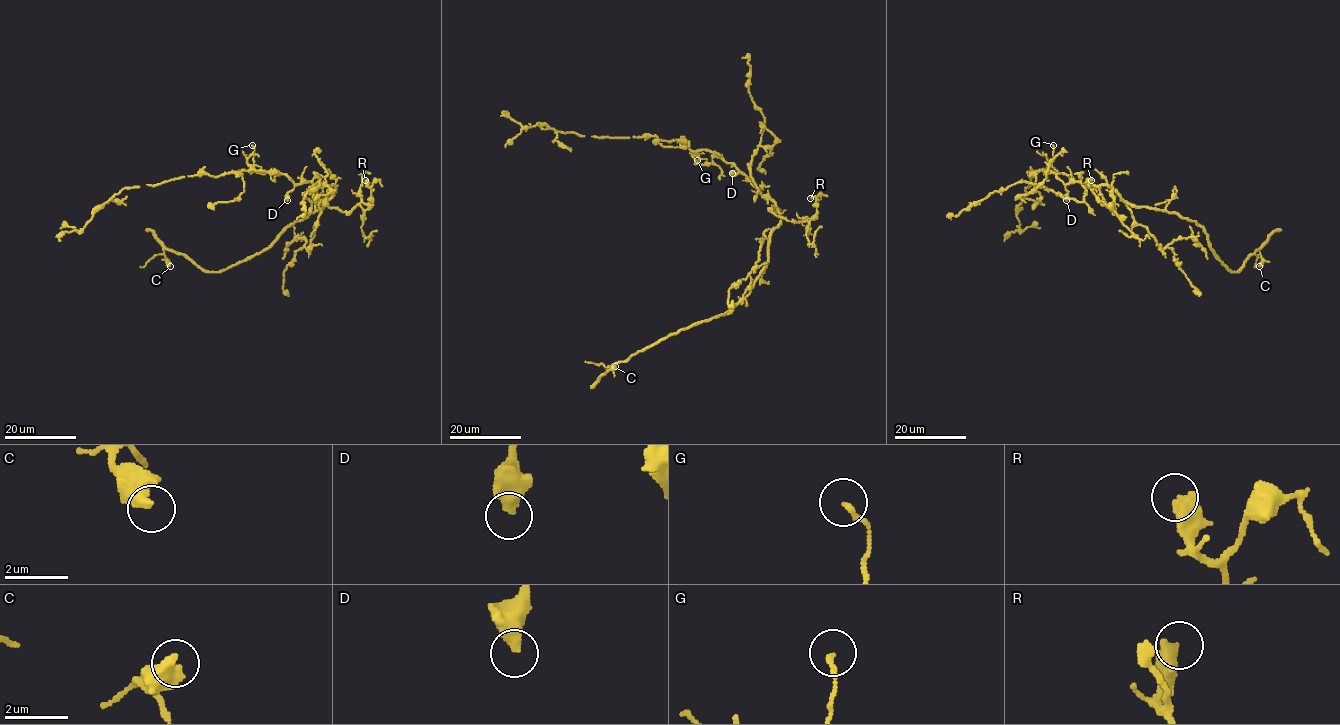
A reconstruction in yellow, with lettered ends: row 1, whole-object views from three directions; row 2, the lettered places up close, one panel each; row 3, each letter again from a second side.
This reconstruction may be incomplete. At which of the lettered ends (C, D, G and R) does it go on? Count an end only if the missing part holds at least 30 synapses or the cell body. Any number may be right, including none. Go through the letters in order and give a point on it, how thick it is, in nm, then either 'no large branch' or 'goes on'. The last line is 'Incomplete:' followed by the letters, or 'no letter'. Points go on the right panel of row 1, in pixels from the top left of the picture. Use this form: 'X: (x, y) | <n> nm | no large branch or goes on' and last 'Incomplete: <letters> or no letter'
C: (1259, 266) | 340 nm | no large branch
D: (1066, 200) | 500 nm | no large branch
G: (1053, 145) | 150 nm | no large branch
R: (1091, 180) | 360 nm | no large branch
Incomplete: no letter

